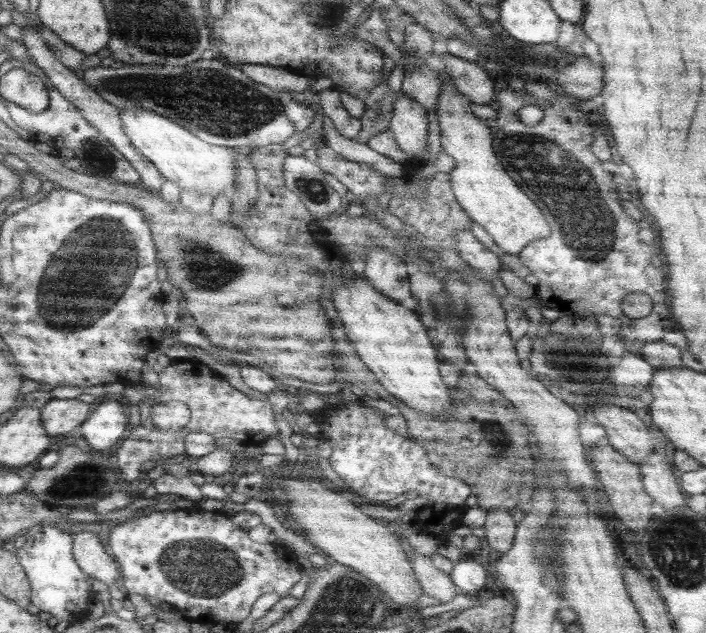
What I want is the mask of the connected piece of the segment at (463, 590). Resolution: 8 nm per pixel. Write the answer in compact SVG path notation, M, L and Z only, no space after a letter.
M461 558L449 573L460 595L476 596L489 582L490 577L482 564L471 558Z

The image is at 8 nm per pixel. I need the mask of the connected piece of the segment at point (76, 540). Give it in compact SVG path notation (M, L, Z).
M78 531L73 536L73 557L82 572L85 572L91 580L104 582L108 587L119 582L119 566L105 551L103 533Z

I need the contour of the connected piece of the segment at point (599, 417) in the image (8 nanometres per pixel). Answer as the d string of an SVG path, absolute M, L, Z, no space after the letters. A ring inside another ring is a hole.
M596 402L592 410L596 422L606 428L606 438L610 444L628 460L636 464L643 463L654 448L646 424L634 412L626 410L626 407L618 408L614 404Z

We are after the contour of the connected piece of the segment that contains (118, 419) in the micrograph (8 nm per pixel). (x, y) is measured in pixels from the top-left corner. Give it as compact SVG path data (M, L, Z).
M117 400L102 401L90 411L78 432L82 432L86 444L95 451L106 452L122 440L128 428L128 417L127 404Z

